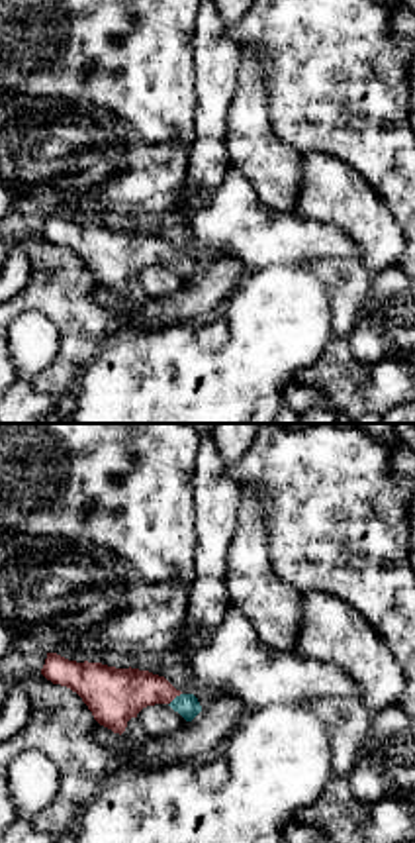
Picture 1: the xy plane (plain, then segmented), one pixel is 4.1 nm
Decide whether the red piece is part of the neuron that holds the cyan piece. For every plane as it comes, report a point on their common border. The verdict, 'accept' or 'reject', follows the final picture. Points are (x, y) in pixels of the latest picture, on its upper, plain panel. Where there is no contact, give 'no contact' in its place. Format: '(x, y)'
(175, 259)

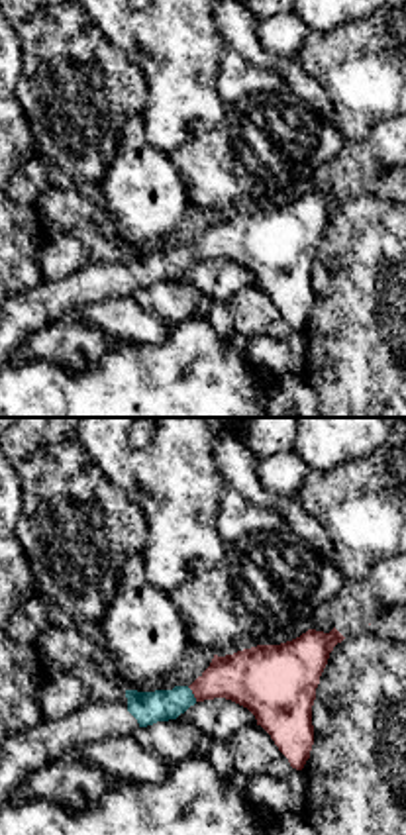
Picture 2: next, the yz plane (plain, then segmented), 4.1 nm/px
(193, 255)

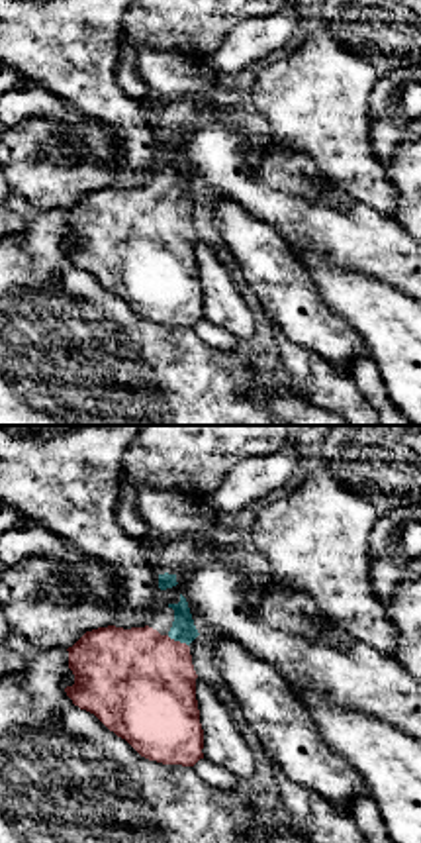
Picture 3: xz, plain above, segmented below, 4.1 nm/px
(177, 200)

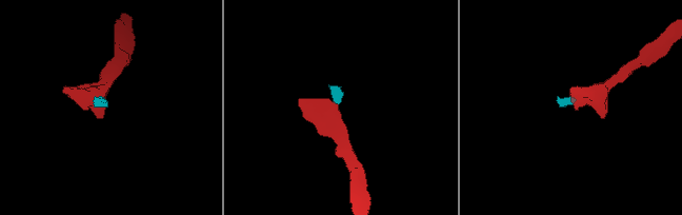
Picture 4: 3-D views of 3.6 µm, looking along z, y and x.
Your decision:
accept

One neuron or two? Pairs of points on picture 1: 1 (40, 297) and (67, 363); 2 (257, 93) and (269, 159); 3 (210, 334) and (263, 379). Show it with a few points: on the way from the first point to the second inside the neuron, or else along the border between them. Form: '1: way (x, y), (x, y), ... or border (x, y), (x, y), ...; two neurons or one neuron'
1: way (57, 312), (69, 324), (69, 346); one neuron
2: way (257, 108), (257, 144); one neuron
3: border (226, 320), (228, 340), (220, 347), (196, 347); two neurons

